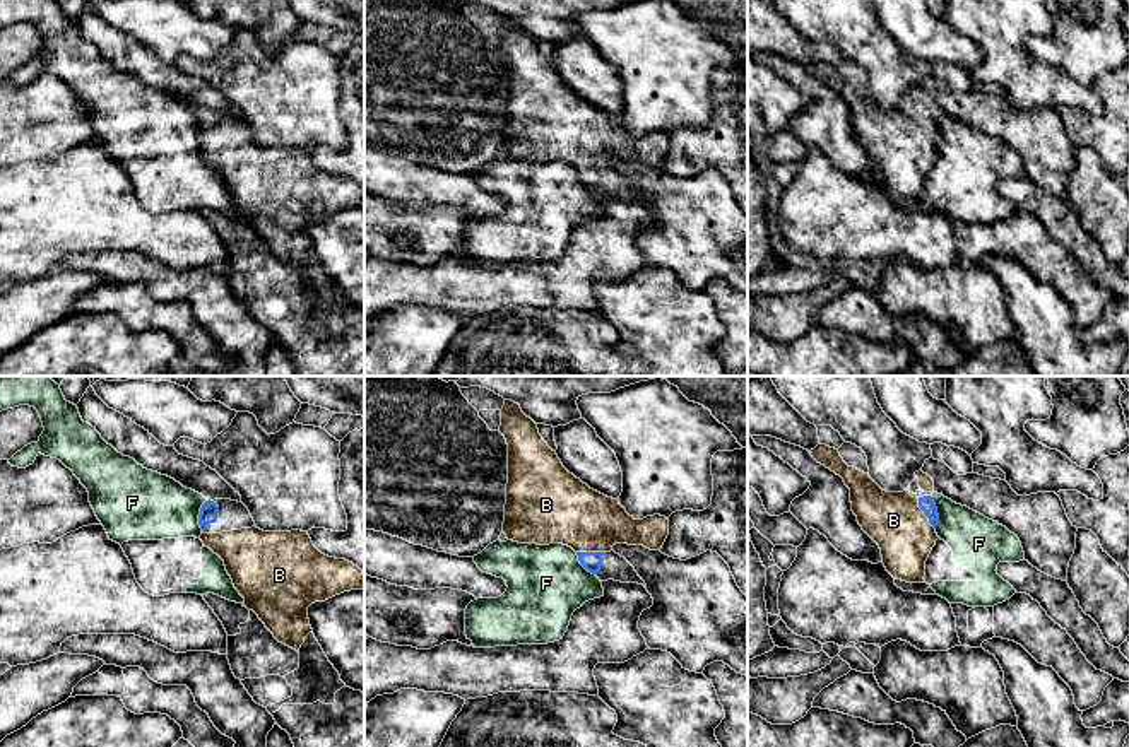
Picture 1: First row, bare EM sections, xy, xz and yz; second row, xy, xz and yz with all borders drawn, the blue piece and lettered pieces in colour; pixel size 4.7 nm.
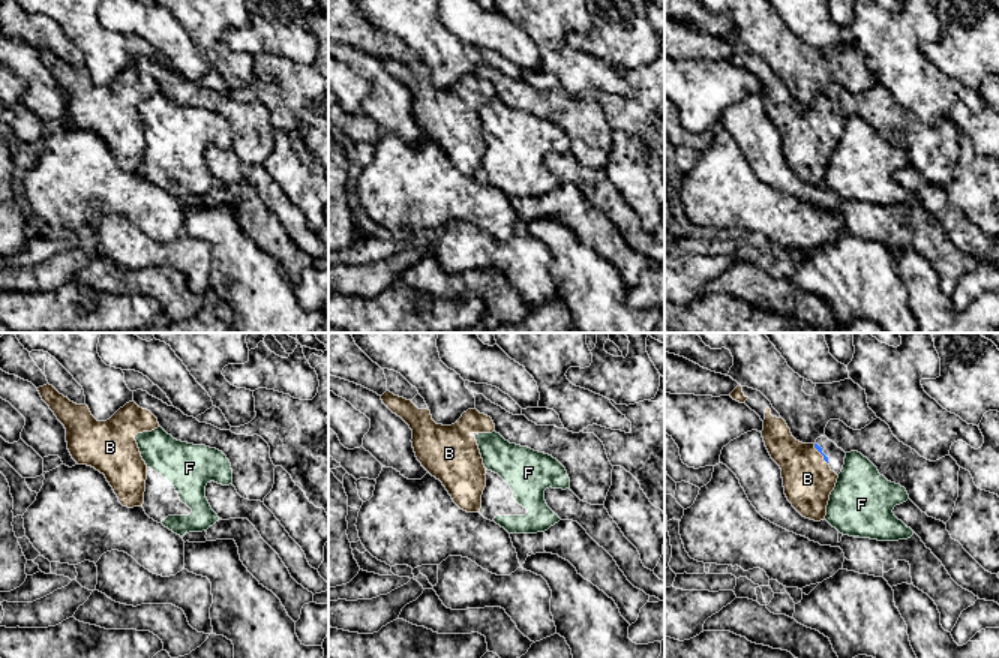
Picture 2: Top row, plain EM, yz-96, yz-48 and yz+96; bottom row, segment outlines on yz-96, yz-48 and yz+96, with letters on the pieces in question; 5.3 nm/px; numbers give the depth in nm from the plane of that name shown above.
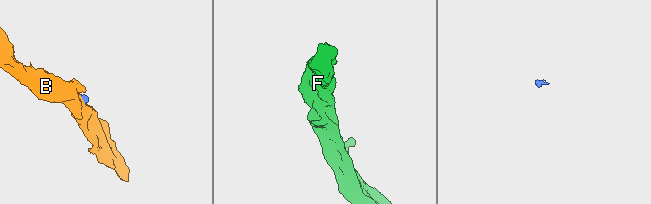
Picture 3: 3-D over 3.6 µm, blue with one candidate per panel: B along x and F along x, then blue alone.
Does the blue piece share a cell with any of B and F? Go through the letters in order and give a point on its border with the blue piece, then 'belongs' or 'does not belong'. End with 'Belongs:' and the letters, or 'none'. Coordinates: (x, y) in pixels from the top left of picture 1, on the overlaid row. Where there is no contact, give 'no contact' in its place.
B: yz (924, 513) | belongs
F: yz (936, 511) | does not belong
Belongs: B

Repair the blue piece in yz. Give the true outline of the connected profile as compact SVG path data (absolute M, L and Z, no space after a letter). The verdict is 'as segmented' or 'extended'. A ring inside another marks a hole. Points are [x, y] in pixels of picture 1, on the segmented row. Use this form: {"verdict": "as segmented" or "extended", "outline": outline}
{"verdict": "extended", "outline": "M818 444L811 456L840 475L850 489L852 511L879 545L886 571L907 583L924 583L925 561L939 538L937 508L931 496L886 492L869 473L848 467L838 450Z"}

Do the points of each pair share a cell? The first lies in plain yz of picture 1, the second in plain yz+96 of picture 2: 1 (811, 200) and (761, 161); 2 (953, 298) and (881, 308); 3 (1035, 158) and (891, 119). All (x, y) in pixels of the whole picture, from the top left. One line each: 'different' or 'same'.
1: different
2: same
3: same

